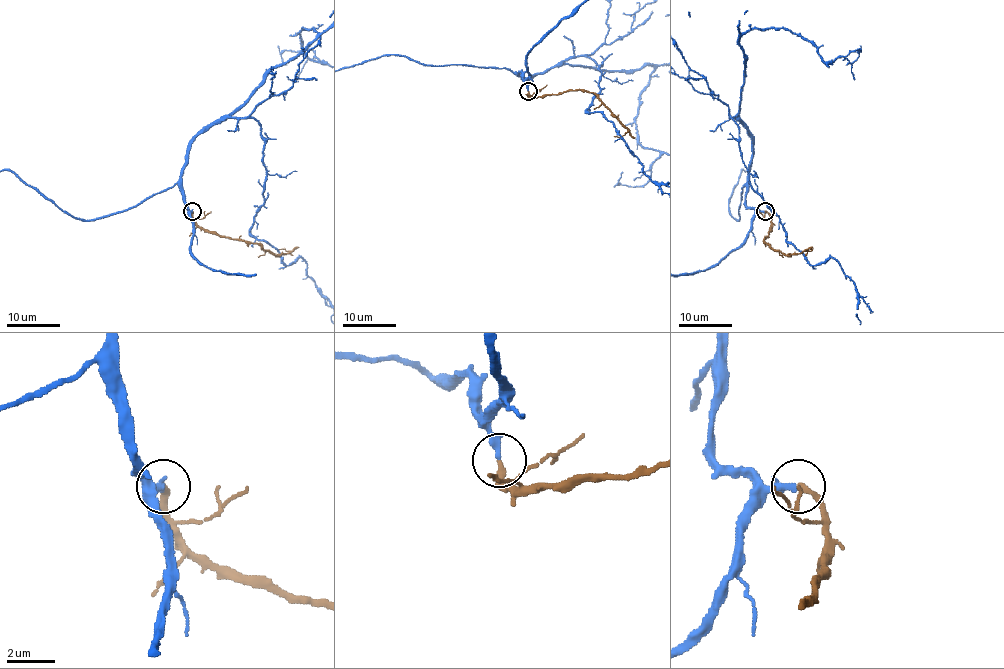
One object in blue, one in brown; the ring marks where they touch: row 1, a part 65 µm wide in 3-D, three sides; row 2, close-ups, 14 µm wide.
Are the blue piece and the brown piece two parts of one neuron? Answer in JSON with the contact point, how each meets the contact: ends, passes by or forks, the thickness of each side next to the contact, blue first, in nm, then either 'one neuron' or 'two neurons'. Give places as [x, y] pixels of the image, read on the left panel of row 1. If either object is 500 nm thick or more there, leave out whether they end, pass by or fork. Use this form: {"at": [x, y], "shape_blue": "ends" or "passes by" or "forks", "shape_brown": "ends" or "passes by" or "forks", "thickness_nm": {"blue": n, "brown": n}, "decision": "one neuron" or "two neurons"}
{"at": [192, 211], "shape_blue": "ends", "shape_brown": "ends", "thickness_nm": {"blue": 280, "brown": 240}, "decision": "one neuron"}

